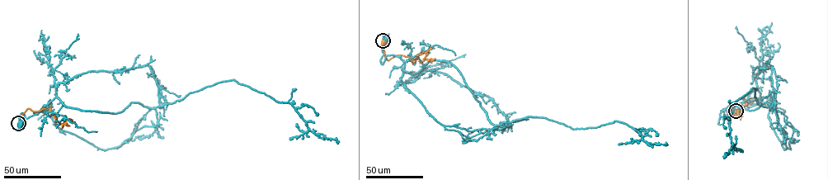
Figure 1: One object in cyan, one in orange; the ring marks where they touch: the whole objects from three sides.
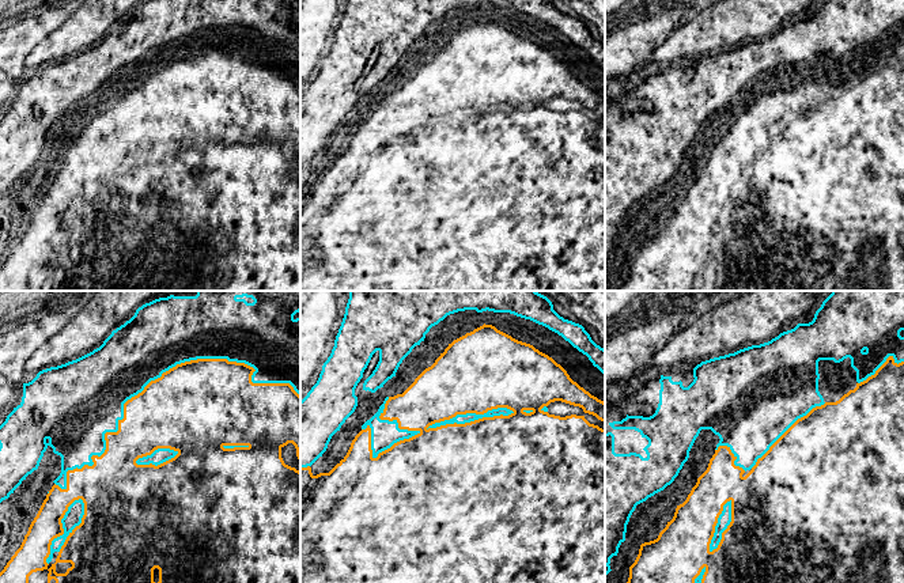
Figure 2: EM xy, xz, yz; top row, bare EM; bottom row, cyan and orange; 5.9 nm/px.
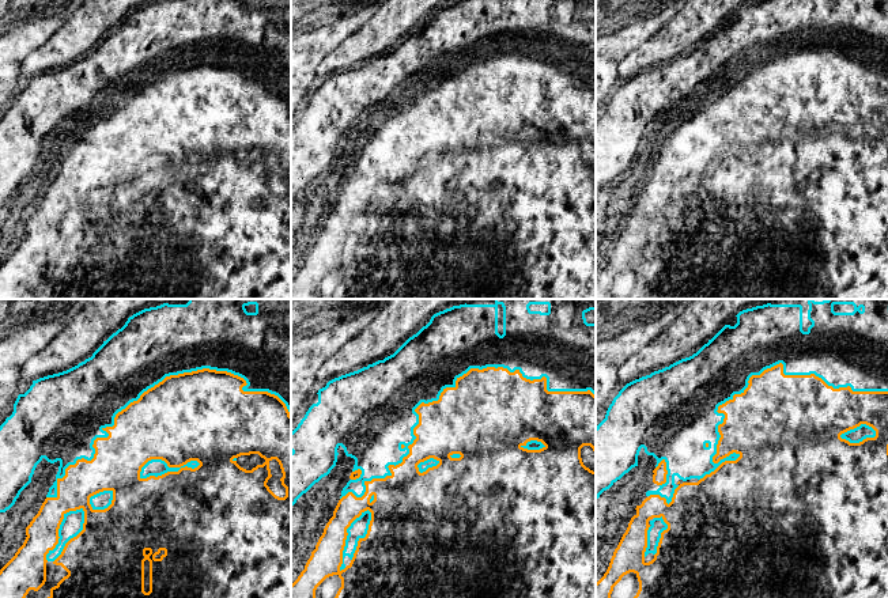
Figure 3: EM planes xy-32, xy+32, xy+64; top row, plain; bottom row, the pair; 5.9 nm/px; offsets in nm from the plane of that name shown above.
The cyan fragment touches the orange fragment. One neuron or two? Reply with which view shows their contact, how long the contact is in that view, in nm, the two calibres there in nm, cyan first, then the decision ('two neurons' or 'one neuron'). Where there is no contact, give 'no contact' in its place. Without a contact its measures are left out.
xy | 1500 nm | 400/480 nm | two neurons

